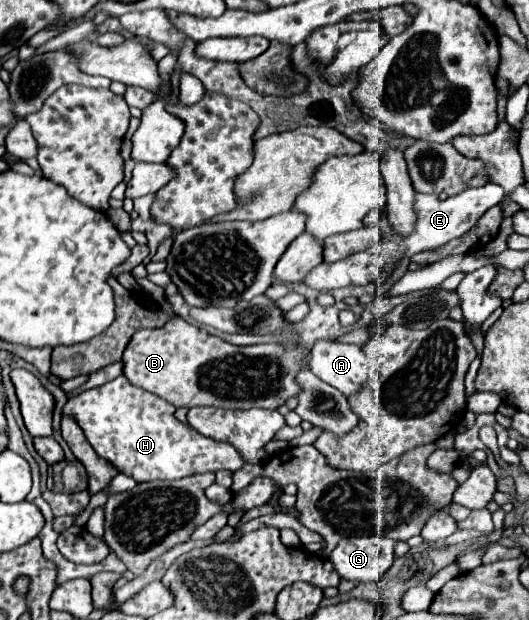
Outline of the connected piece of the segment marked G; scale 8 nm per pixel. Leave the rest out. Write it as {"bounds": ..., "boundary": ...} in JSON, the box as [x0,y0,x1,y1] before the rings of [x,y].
{"bounds":[330,536,394,582],"boundary":[[[348,536],[330,552],[338,574],[352,582],[376,582],[394,562],[394,540],[387,536]]]}

